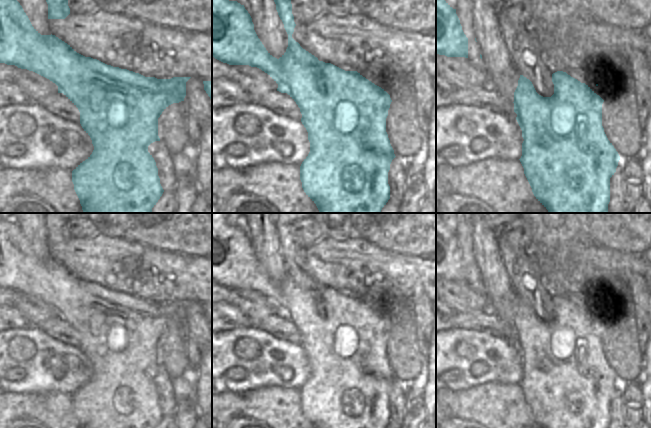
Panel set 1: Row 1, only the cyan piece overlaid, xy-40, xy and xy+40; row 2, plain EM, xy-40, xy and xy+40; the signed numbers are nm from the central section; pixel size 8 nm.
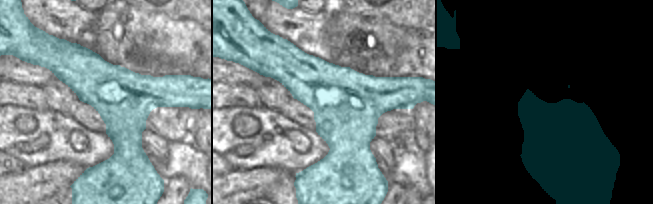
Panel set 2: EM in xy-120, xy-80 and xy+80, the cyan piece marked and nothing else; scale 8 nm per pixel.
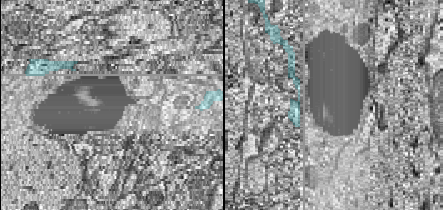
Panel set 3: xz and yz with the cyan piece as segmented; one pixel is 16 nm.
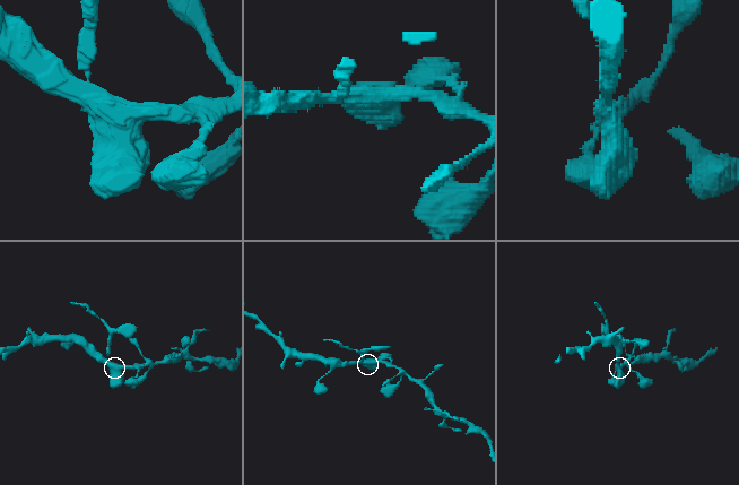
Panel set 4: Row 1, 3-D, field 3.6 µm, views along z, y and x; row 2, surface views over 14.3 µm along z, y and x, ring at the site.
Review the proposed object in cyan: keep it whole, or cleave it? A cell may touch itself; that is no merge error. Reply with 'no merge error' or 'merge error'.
merge error

